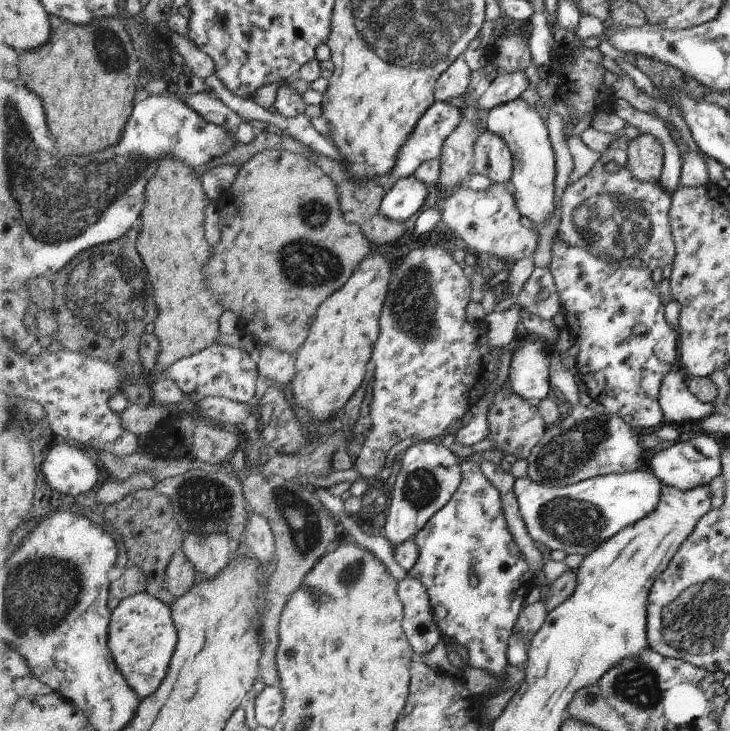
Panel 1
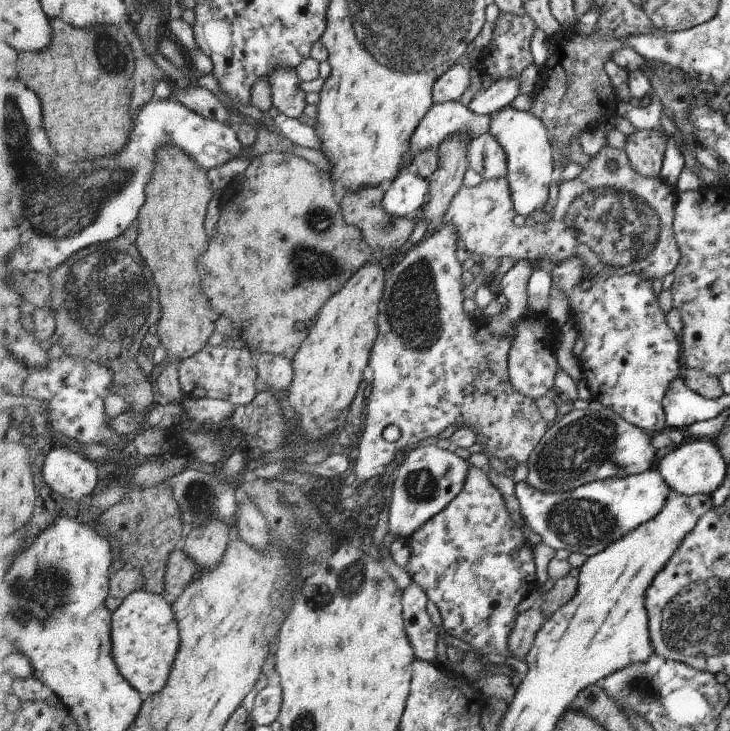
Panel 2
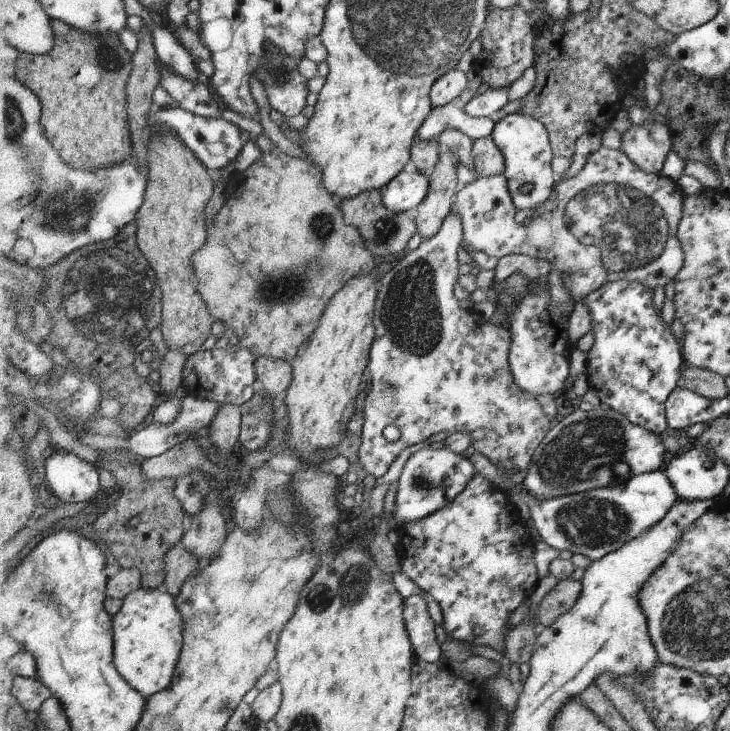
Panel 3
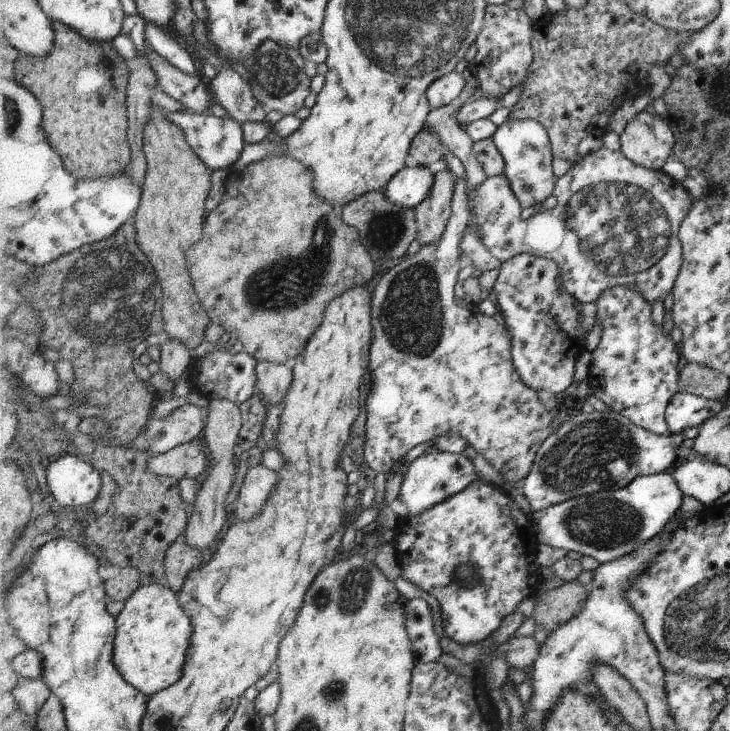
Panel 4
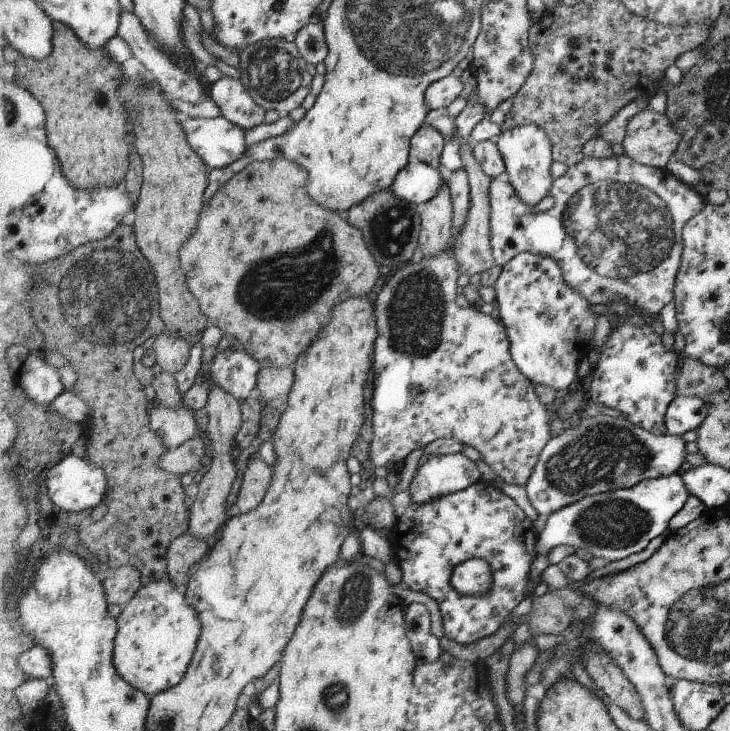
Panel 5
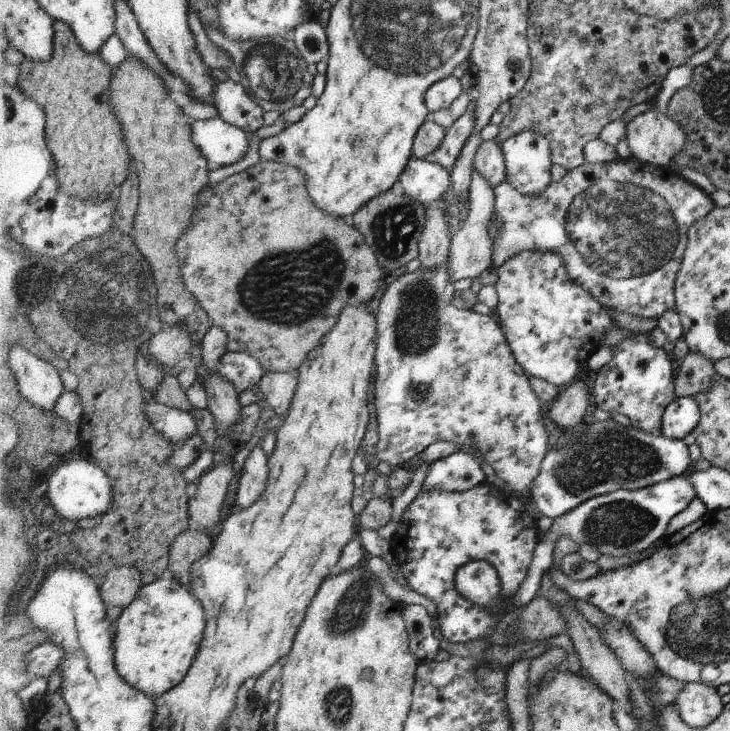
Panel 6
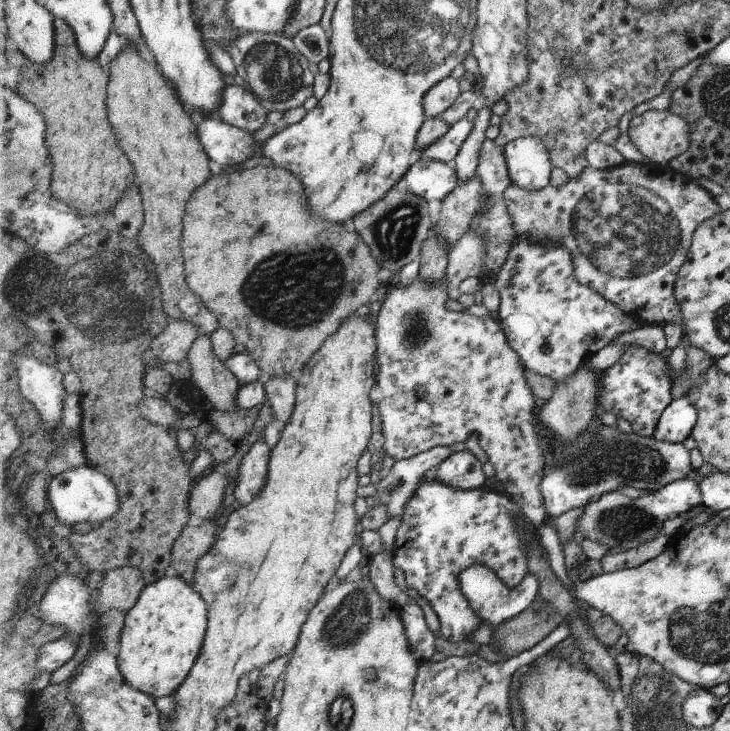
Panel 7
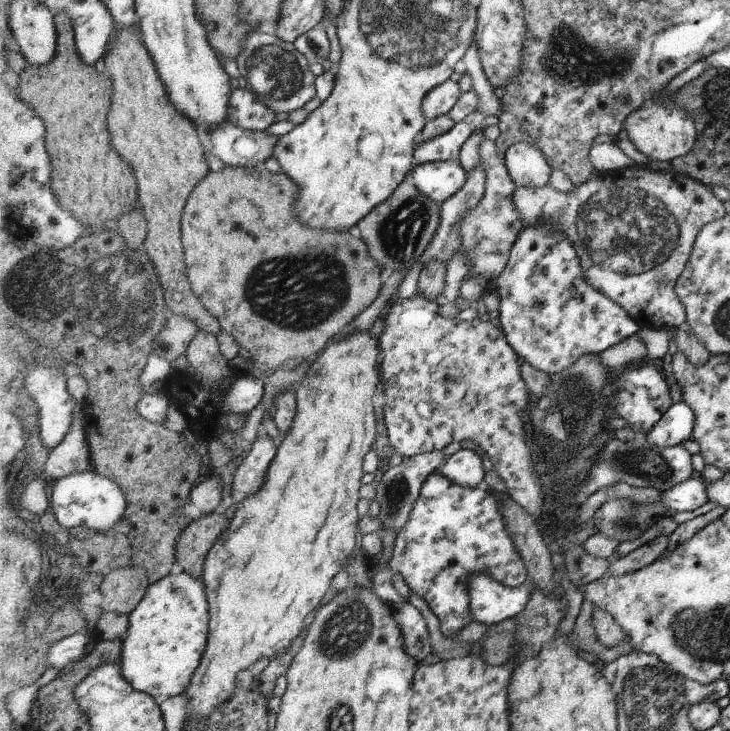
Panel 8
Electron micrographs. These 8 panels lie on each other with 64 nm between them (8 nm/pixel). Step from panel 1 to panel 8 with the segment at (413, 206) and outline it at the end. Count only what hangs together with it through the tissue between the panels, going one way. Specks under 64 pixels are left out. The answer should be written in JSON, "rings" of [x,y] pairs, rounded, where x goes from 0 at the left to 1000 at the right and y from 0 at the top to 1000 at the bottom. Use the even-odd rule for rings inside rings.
{"rings":[[[627,219],[593,220],[571,226],[560,245],[578,267],[608,278],[636,256],[640,238]]]}

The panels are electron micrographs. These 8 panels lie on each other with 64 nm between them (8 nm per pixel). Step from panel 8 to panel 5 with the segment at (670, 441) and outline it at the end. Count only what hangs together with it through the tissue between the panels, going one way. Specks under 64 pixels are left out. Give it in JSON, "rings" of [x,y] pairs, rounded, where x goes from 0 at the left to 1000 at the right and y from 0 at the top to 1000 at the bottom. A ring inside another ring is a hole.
{"rings":[[[936,540],[923,544],[911,566],[914,594],[930,596],[956,587],[970,564],[968,550],[959,543]]]}

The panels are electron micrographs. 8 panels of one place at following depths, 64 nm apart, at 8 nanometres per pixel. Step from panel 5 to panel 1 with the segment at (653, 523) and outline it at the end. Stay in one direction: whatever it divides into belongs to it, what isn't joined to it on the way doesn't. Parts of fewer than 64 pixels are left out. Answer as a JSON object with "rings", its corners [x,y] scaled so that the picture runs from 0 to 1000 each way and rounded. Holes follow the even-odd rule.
{"rings":[[[888,640],[856,646],[855,648],[834,648],[807,654],[800,659],[781,665],[748,665],[729,659],[723,650],[721,654],[705,655],[703,662],[704,676],[710,684],[711,699],[721,718],[721,725],[729,739],[736,744],[742,743],[753,752],[773,752],[779,758],[797,758],[803,761],[819,747],[825,747],[833,736],[844,733],[858,720],[871,717],[885,709],[905,685],[907,659],[899,648]]]}

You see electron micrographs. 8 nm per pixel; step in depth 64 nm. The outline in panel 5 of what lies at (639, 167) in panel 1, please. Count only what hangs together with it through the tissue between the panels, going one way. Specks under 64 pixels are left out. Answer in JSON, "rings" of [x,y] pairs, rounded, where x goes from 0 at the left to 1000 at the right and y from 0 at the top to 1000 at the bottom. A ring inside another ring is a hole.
{"rings":[[[888,146],[878,148],[878,153],[860,167],[851,197],[855,212],[871,223],[911,231],[932,193],[933,186],[911,156],[901,156]]]}

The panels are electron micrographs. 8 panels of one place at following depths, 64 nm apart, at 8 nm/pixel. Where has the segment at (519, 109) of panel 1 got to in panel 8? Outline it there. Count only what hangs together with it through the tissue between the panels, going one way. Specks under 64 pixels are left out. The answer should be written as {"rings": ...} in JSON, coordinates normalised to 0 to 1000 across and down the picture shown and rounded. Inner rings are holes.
{"rings":[[[722,193],[707,194],[689,209],[692,227],[707,256],[740,259],[753,246],[753,222],[737,200]]]}

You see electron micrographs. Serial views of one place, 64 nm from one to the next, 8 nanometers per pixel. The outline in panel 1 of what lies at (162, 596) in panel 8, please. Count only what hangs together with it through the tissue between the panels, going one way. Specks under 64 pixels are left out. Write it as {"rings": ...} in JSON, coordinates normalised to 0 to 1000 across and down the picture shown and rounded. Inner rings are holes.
{"rings":[[[201,808],[171,818],[155,836],[151,886],[178,938],[189,947],[195,959],[214,949],[230,927],[245,878],[237,830]]]}

